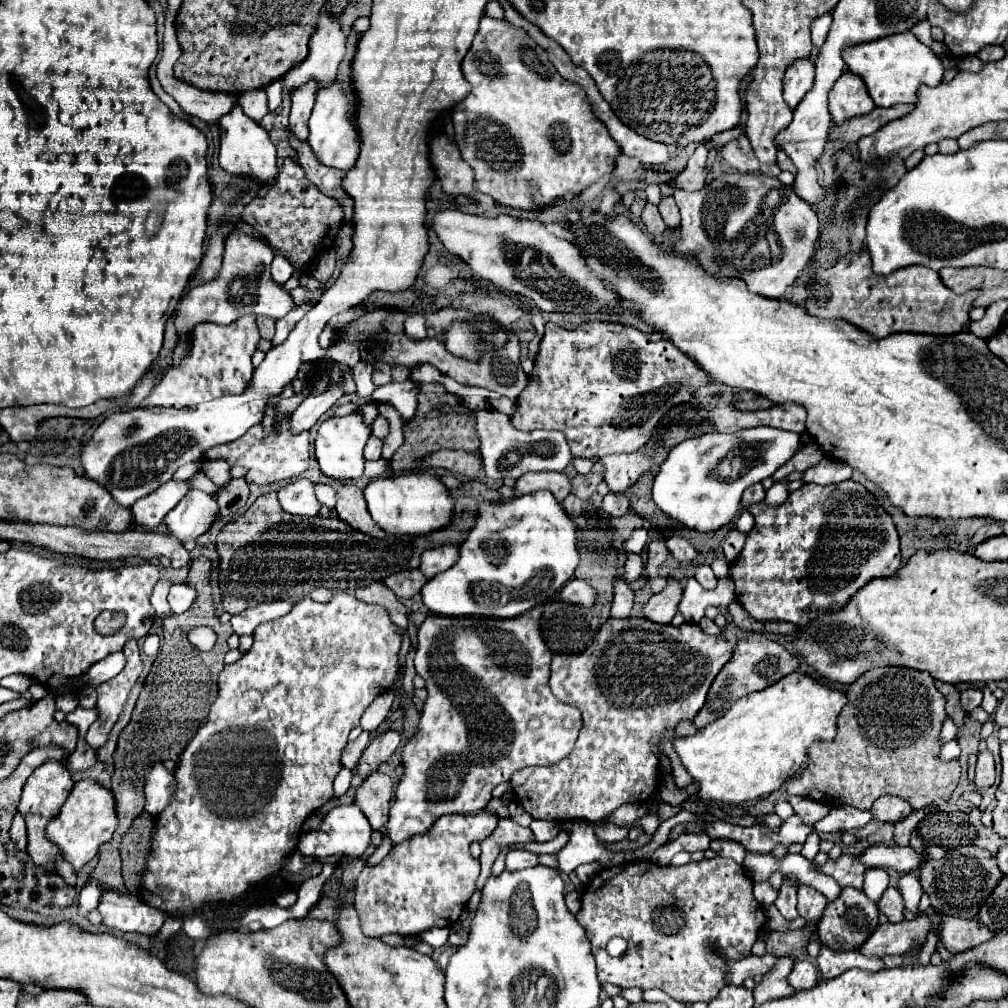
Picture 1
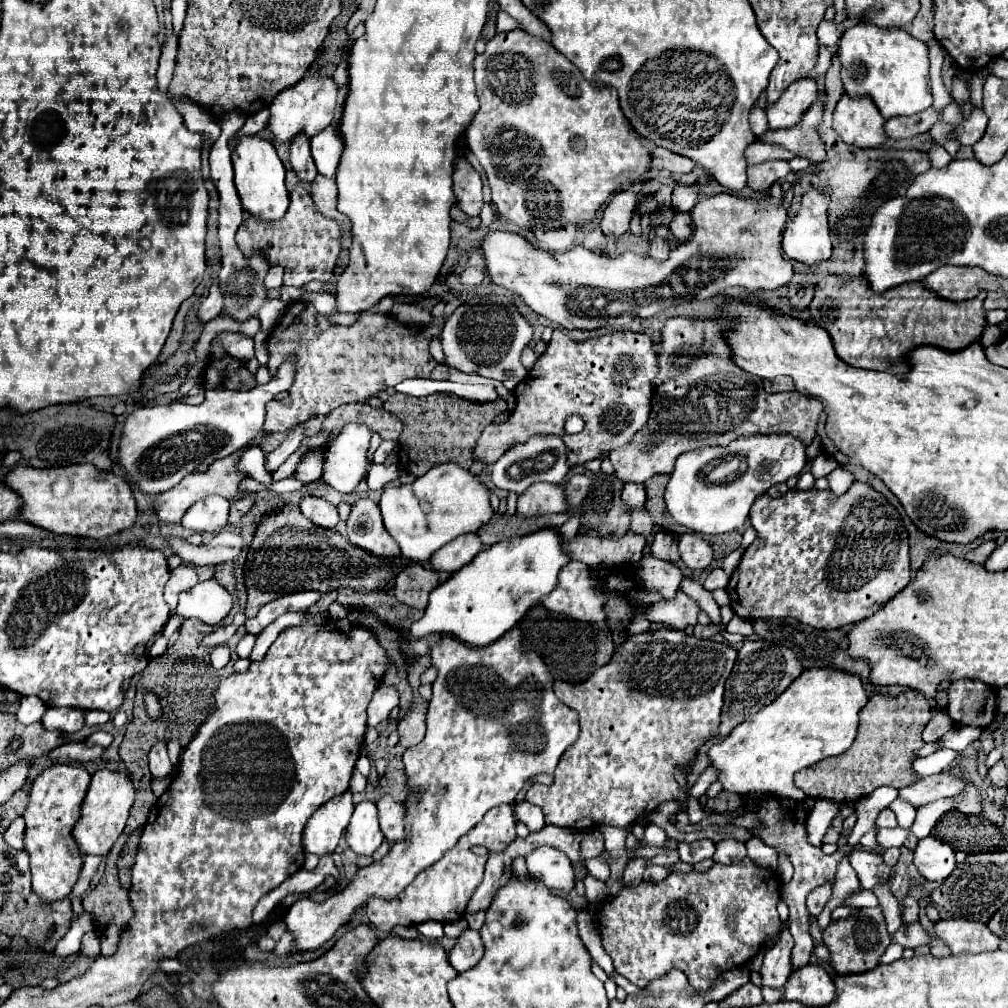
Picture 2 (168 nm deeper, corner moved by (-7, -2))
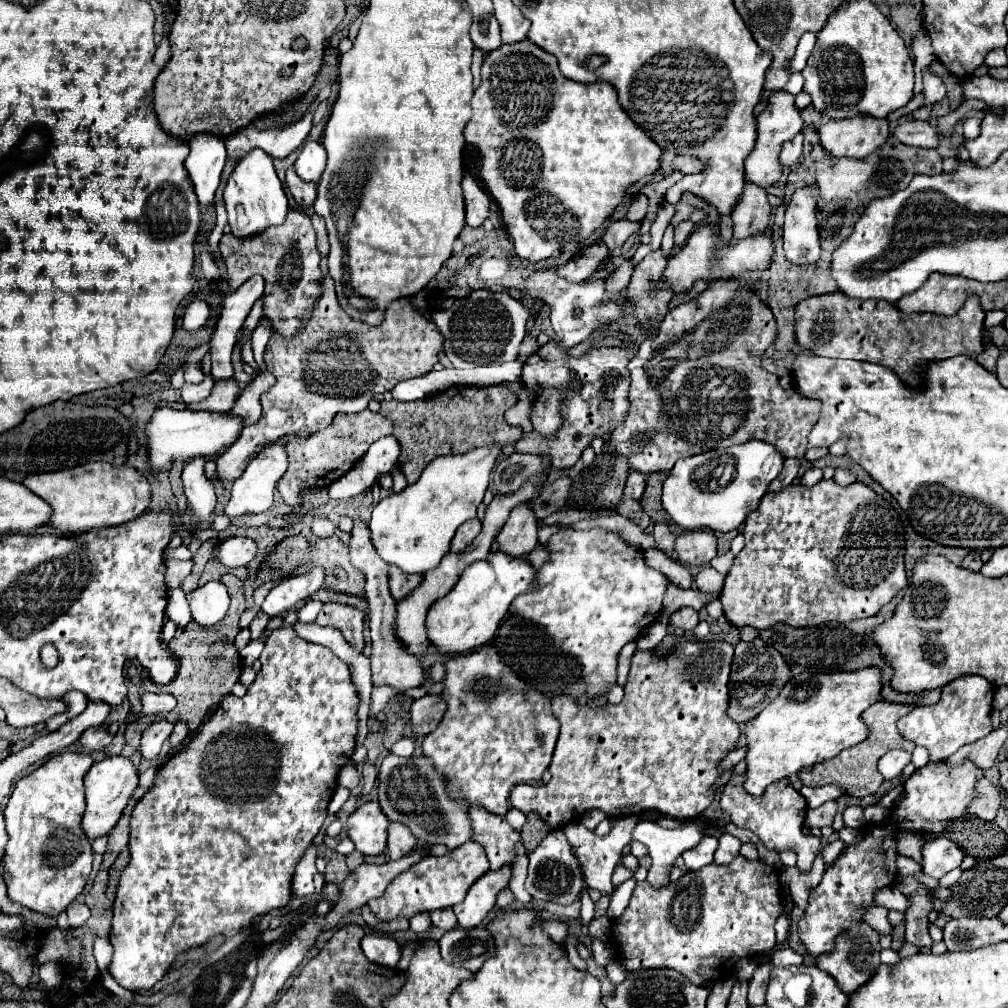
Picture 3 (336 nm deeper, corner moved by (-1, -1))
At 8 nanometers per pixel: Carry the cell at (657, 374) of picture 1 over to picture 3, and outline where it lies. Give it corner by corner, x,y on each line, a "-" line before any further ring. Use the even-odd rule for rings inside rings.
550,340
544,346
540,346
524,364
522,386
536,396
540,396
548,388
560,390
564,396
560,402
562,426
552,436
542,436
534,430
522,434
522,438
514,444
514,450
522,454
524,452
548,454
552,468
556,470
572,468
582,456
584,448
588,448
594,438
610,434
618,424
622,424
622,420
626,420
626,412
630,408
628,362
630,362
630,352
624,346
592,348
580,358
562,352
556,340

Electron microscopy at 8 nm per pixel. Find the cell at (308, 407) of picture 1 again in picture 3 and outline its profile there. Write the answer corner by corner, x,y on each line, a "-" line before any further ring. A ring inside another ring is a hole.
282,444
266,446
254,460
250,460
244,474
238,480
234,480
230,500
224,508
224,514
230,518
236,518
242,514
266,512
272,506
272,494
274,494
274,486
278,482
278,476
282,476
286,472
286,468
288,468
288,456
286,456
284,446

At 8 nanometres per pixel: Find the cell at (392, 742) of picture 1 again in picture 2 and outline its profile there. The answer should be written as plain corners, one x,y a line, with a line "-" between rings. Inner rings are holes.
412,703
402,721
398,723
398,735
400,735
400,745
404,747
414,747
418,745
424,735
426,735
426,713
428,713
428,703

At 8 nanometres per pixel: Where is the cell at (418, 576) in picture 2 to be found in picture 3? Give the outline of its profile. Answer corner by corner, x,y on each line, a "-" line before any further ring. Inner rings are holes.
396,566
388,568
390,578
390,594
396,600
404,600
414,588
418,588
418,582
422,582
422,574
406,574

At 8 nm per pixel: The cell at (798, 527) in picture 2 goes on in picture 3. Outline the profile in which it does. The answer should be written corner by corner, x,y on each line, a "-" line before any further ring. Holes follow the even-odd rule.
820,480
816,486
800,486
800,484
790,484
782,488
780,492
772,494
768,492
762,496
756,512
750,512
746,518
746,528
742,532
746,536
746,546
742,552
734,558
734,564
726,576
724,588
720,592
720,602
724,606
724,616
728,618
730,624
736,628
740,626
754,626
758,630
770,628
778,622
790,624
790,626
816,626
824,622
852,622
856,618
868,618
874,616
884,604
888,604
902,588
906,588
906,572
904,572
904,528
902,522
896,514
896,510
882,498
878,496
872,488
868,488
862,482
854,482
850,486
838,486
834,480

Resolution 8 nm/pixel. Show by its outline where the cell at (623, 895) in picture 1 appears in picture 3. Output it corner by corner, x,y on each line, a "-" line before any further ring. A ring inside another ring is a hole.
736,856
736,860
728,866
708,864
662,888
650,888
646,880
636,882
628,908
612,922
610,942
616,946
616,960
626,968
626,972
644,968
672,968
684,974
692,984
706,986
714,978
732,974
736,960
772,952
776,946
774,922
782,912
784,906
776,870
762,860
746,860
744,856

